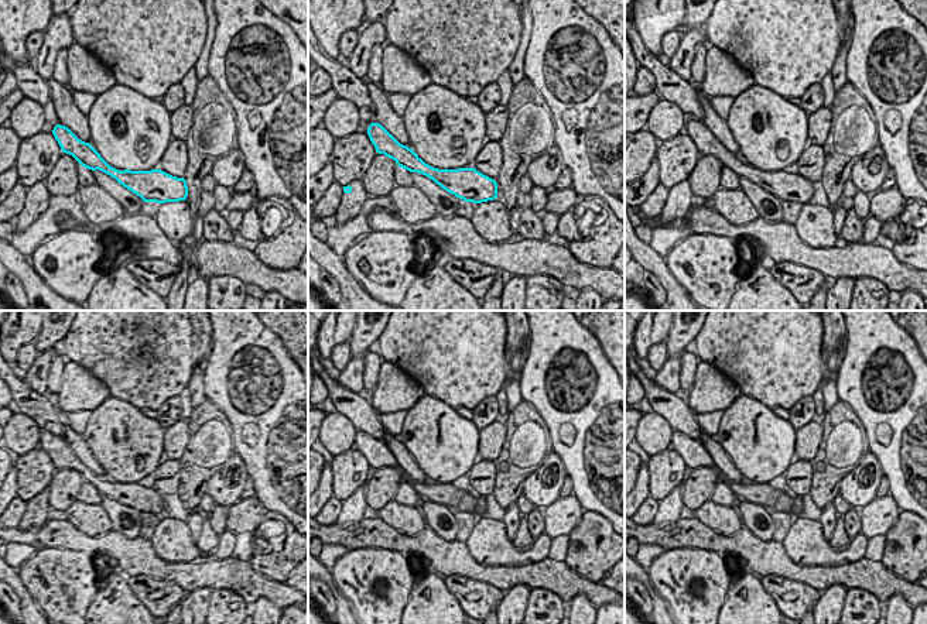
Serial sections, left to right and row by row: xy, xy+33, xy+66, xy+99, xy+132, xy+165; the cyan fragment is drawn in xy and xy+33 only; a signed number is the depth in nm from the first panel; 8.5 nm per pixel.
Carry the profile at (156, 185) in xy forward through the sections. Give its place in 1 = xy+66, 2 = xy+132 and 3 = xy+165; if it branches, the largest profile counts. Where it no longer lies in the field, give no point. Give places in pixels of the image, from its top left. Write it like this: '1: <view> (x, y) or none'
1: xy+66 (790, 188)
2: xy+132 (445, 494)
3: xy+165 (762, 494)

